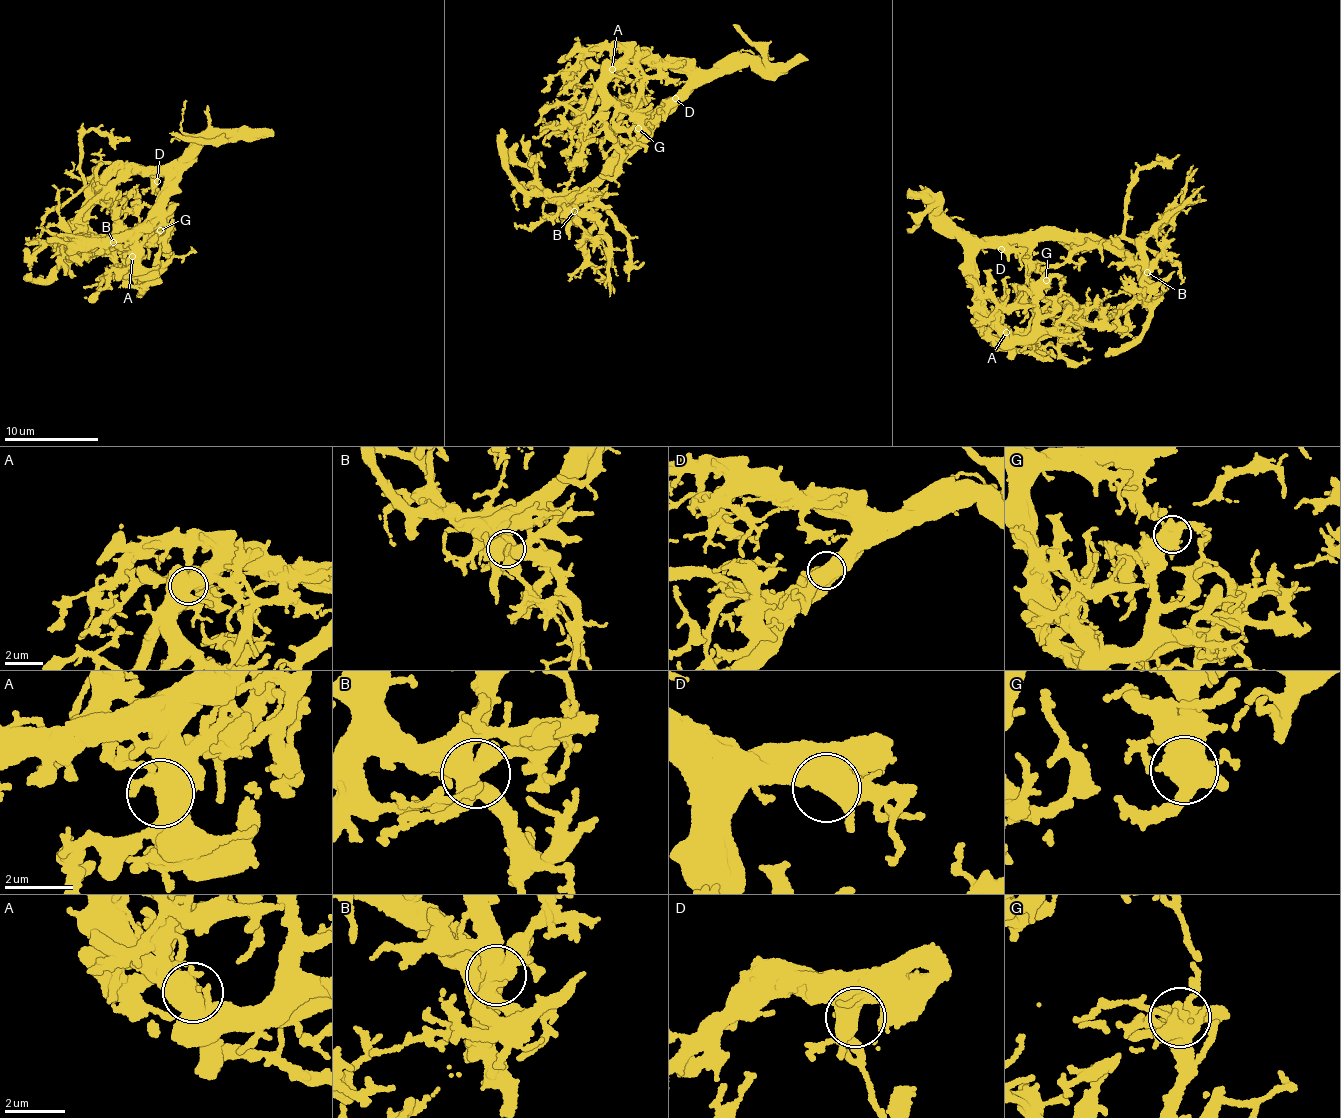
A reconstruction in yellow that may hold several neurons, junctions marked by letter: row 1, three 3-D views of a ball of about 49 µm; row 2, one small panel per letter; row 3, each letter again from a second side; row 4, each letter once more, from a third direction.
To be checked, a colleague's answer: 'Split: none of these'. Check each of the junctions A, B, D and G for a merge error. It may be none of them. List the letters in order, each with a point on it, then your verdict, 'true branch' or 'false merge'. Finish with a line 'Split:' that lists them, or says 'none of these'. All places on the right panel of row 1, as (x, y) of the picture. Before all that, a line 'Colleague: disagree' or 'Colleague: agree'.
Colleague: agree
A: place (1006, 332); true branch
B: place (1147, 272); true branch
D: place (1001, 249); true branch
G: place (1046, 280); true branch
Split: none of these

